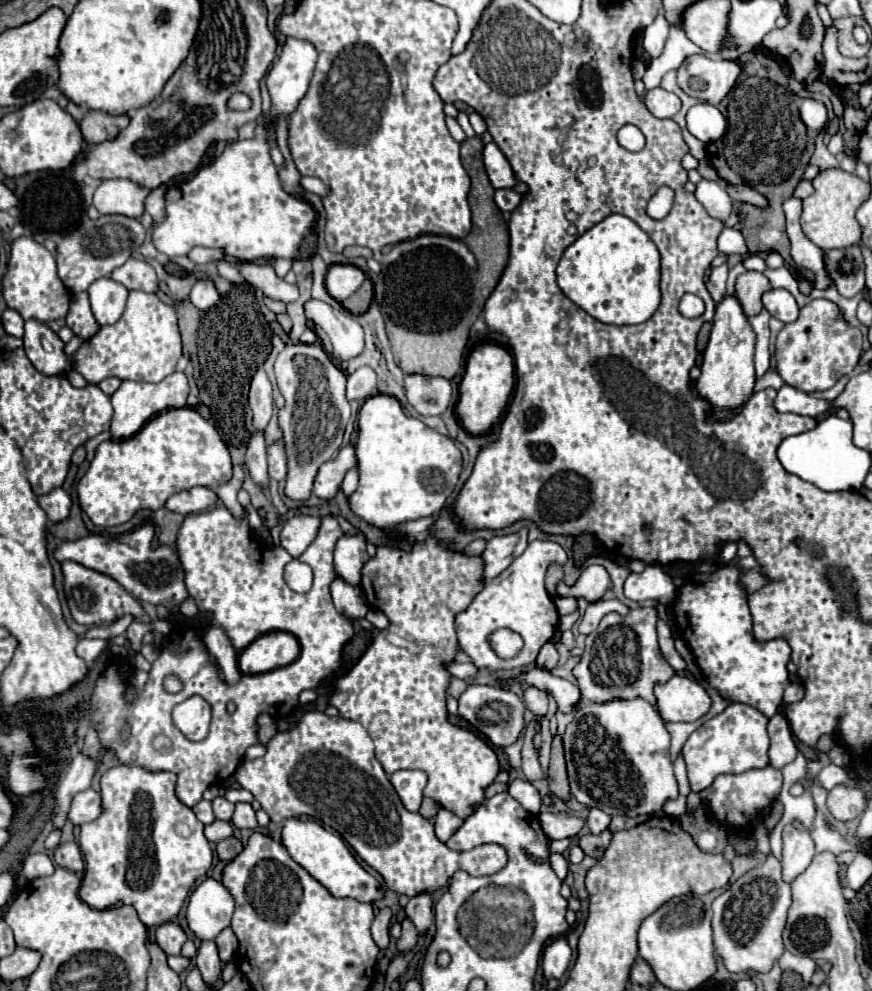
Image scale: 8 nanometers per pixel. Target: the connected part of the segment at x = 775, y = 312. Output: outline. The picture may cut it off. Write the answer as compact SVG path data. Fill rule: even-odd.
M769 289L763 293L763 305L775 319L781 319L783 323L793 323L799 315L799 305L787 289Z

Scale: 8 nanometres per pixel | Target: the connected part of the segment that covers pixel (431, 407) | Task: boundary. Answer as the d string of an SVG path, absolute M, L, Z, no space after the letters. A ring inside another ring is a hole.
M413 373L413 375L405 375L403 387L405 387L409 405L413 405L419 415L441 415L451 403L451 383L443 377L429 377L429 375Z

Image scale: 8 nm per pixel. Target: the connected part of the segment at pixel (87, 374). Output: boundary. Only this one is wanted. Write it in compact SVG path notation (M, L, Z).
M129 291L125 315L115 325L101 327L91 339L83 341L75 353L73 367L93 385L107 377L157 383L175 371L179 357L181 335L175 309L165 305L157 295Z

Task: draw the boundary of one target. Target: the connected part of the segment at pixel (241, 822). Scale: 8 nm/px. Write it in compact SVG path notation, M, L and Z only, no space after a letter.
M237 803L235 805L235 813L231 823L239 829L249 827L249 829L257 829L257 819L255 819L255 809L249 803Z

